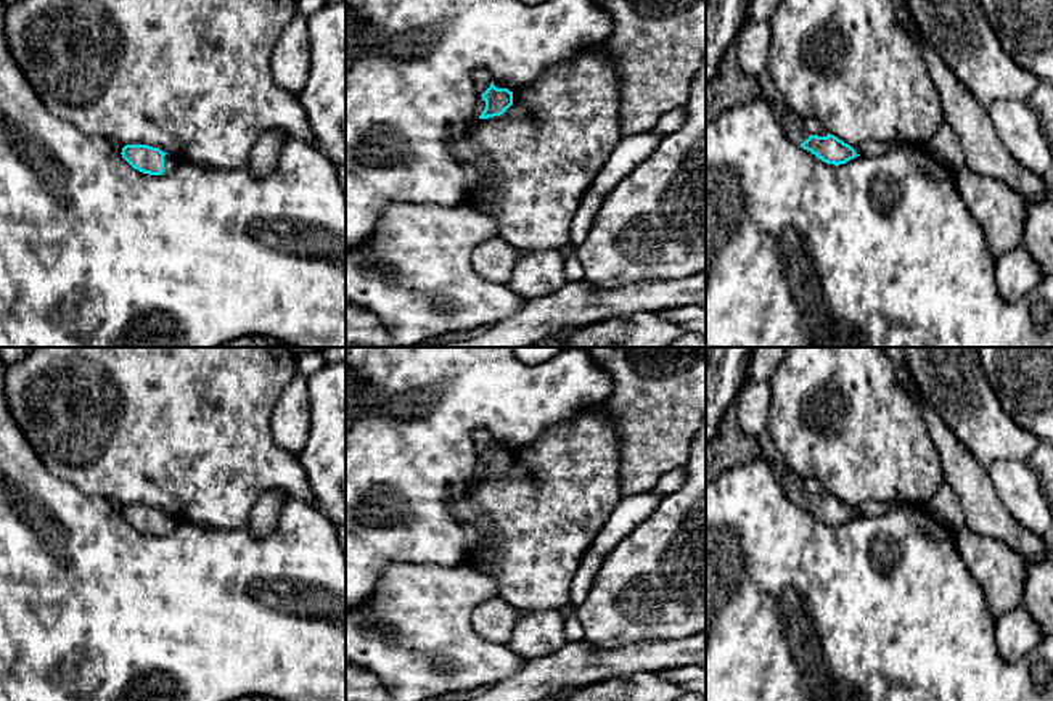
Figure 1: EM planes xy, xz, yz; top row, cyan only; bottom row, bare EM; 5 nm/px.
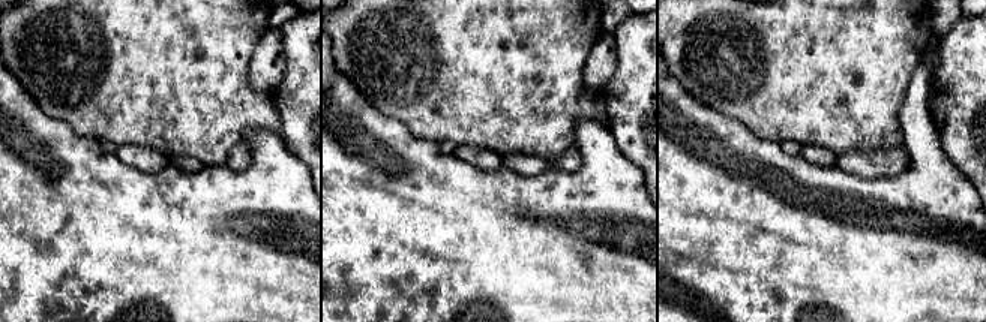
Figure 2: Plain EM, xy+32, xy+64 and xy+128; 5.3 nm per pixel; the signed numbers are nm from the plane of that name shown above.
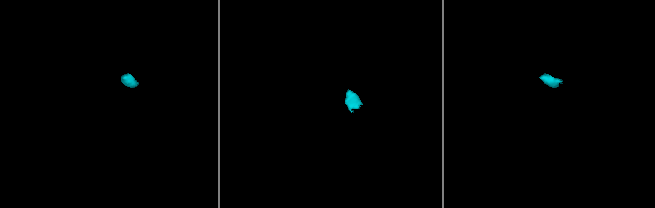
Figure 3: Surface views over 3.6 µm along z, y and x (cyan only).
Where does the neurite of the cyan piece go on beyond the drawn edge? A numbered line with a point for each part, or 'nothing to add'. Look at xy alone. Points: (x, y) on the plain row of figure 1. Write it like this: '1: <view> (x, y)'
1: xy (171, 523)

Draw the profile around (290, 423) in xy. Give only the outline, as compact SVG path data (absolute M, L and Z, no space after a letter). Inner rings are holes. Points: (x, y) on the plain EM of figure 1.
M294 376L278 397L272 413L272 437L277 445L297 455L310 432L307 378Z

